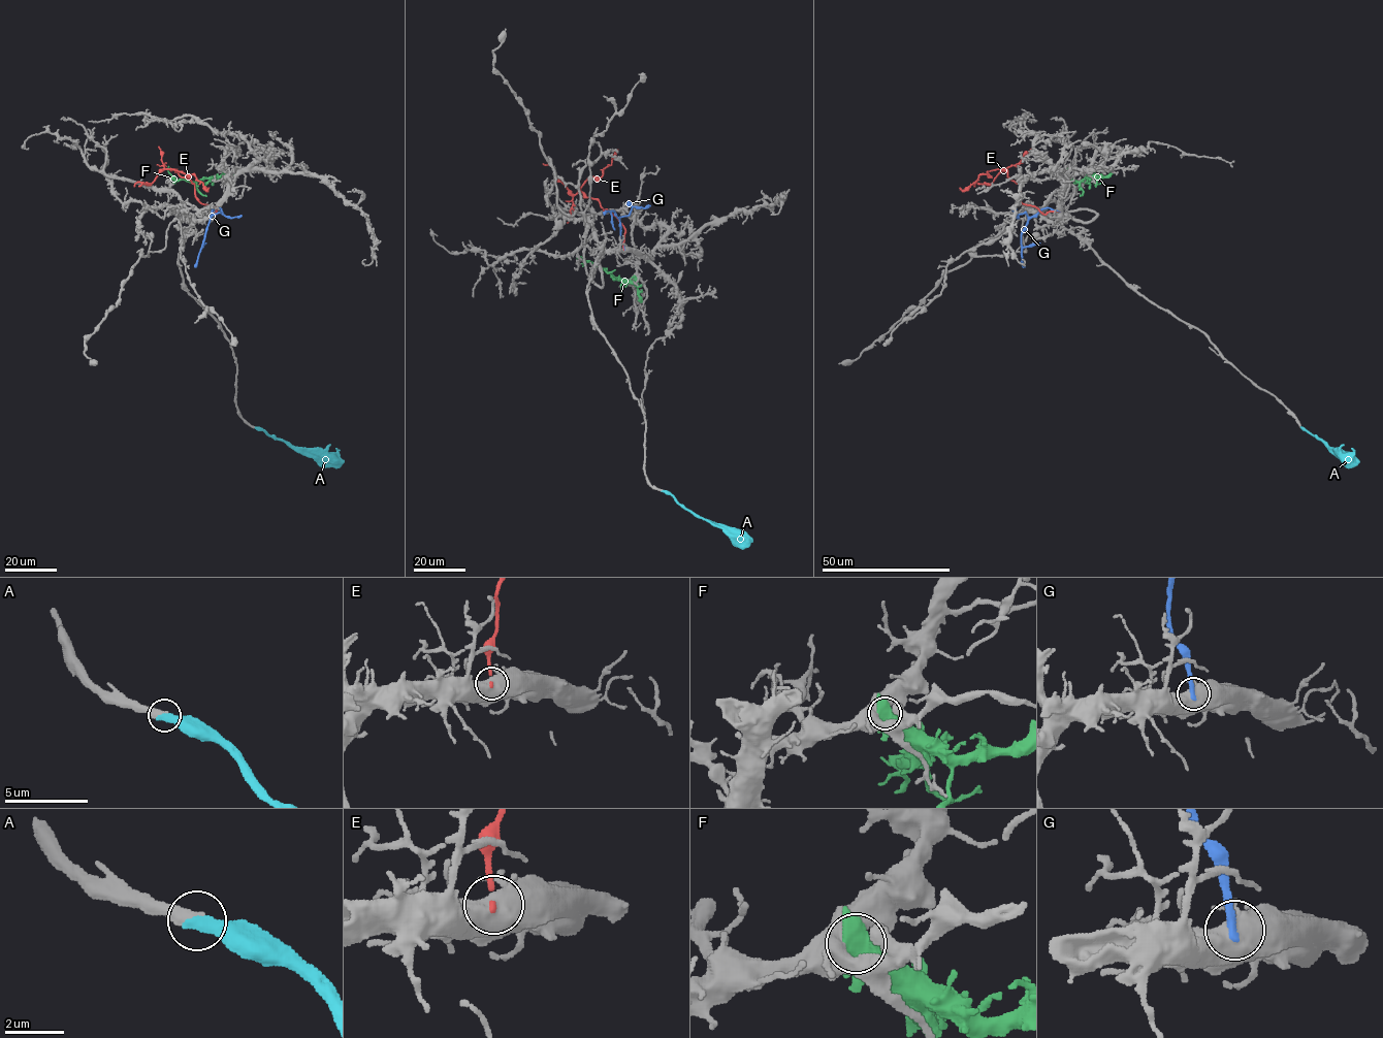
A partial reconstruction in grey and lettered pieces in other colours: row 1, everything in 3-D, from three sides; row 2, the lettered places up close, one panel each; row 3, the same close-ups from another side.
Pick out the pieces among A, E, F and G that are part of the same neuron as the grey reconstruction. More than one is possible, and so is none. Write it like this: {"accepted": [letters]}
{"accepted": ["A"]}

